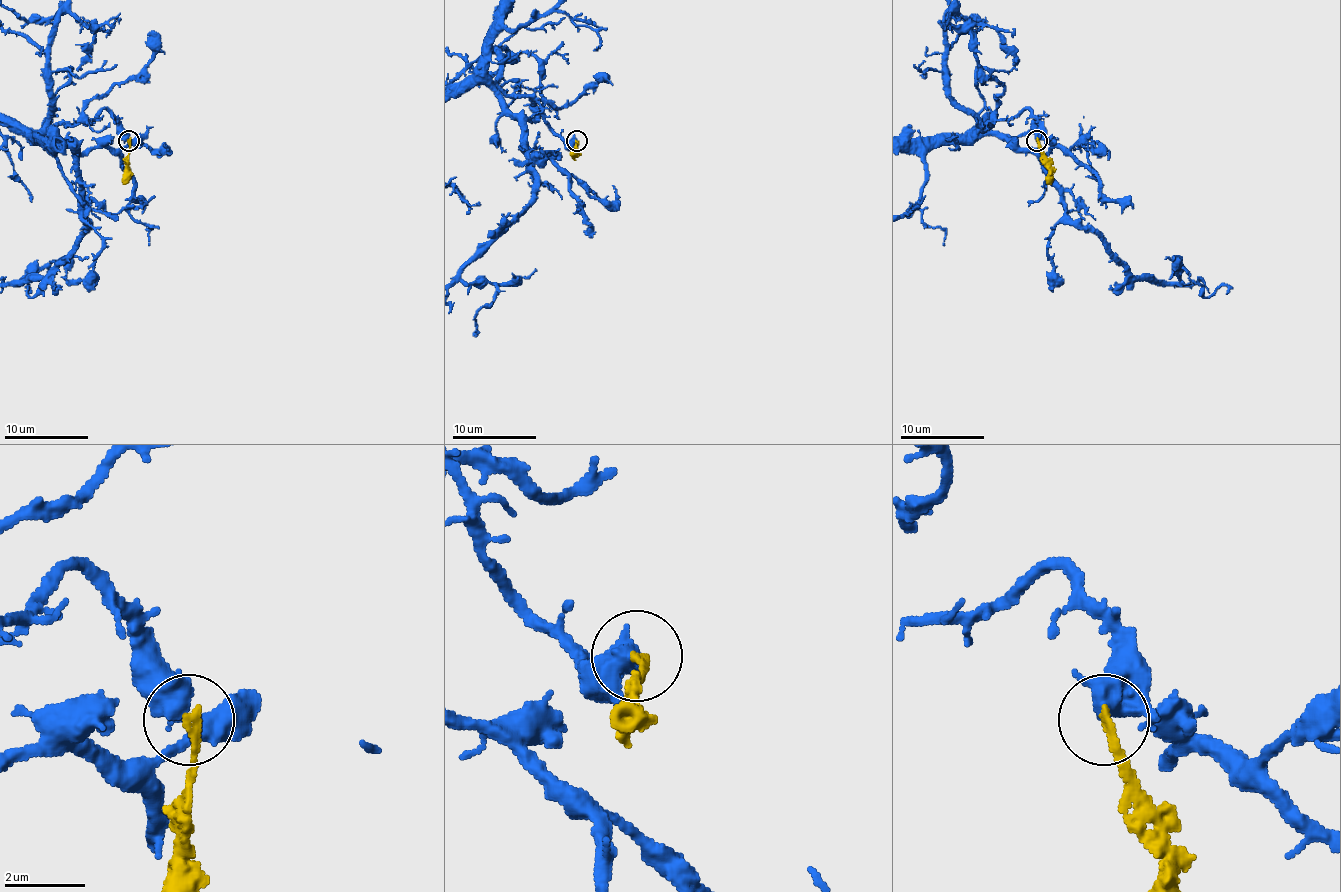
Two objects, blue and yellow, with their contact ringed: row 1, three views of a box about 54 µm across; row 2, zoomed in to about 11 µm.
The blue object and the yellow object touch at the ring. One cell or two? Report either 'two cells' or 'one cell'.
two cells

